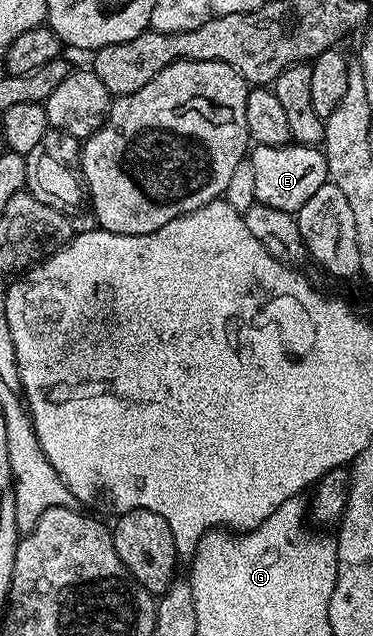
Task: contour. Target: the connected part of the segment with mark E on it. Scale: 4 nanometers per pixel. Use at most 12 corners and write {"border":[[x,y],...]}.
{"border":[[323,149],[250,150],[257,202],[295,215],[329,181]]}

